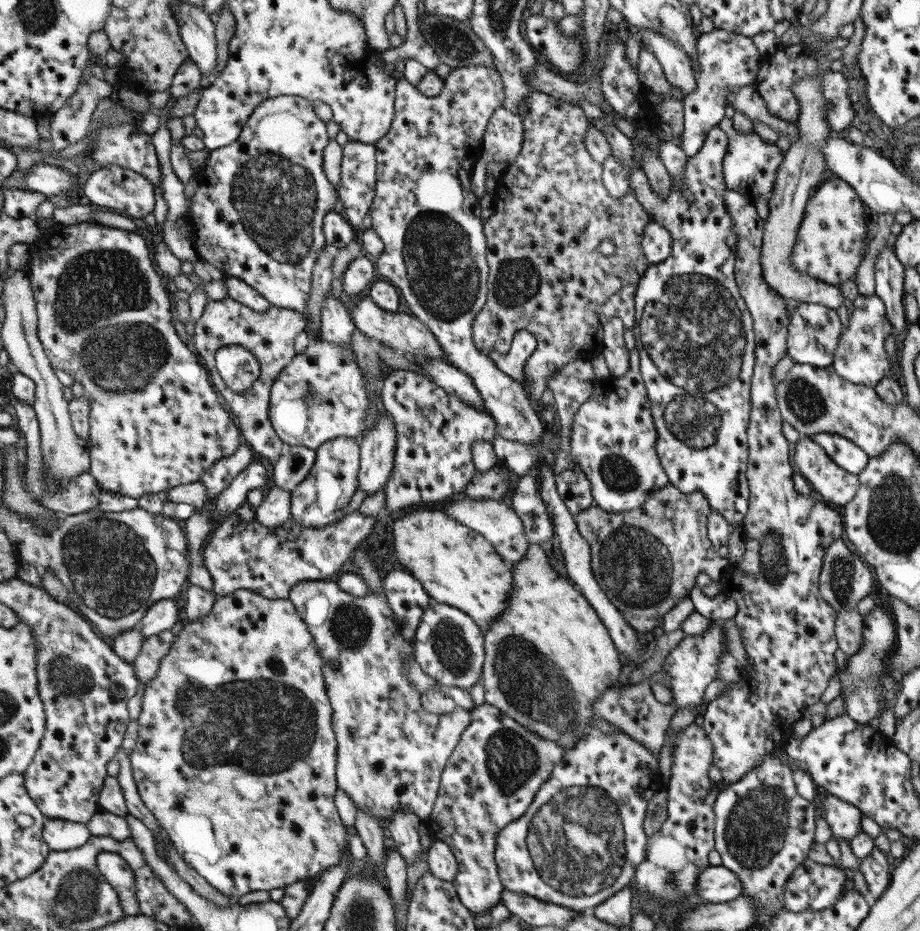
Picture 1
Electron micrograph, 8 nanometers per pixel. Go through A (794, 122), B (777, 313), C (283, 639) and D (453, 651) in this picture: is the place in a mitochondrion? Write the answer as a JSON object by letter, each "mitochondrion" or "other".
{"A":"other","B":"other","C":"other","D":"mitochondrion"}

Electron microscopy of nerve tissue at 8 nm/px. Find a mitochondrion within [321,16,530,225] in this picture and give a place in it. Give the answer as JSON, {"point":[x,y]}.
{"point":[456,43]}

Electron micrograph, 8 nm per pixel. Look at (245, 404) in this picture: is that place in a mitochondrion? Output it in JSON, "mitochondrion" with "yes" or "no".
{"mitochondrion":"no"}

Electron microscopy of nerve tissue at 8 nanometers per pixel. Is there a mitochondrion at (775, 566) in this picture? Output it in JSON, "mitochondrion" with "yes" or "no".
{"mitochondrion":"yes"}

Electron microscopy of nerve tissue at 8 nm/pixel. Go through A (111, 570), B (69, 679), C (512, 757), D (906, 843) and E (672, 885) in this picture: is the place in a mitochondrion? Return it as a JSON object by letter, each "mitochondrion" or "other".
{"A":"mitochondrion","B":"mitochondrion","C":"mitochondrion","D":"other","E":"mitochondrion"}

